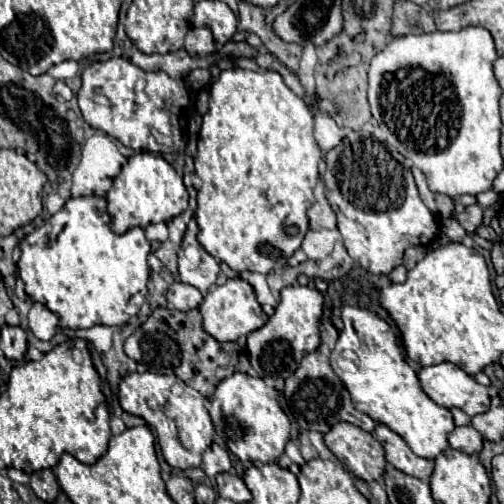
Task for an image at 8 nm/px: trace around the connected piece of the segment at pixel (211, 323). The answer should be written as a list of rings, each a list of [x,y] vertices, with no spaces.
[[[231,278],[225,284],[211,288],[203,298],[199,312],[203,316],[203,330],[219,342],[237,342],[267,322],[267,316],[261,310],[251,284],[241,278]]]

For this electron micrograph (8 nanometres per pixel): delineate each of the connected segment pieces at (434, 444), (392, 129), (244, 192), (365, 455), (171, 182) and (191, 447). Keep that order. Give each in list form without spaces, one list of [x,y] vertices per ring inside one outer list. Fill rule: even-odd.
[[[343,306],[341,320],[345,328],[331,352],[331,368],[347,386],[355,408],[399,432],[417,456],[433,460],[449,446],[447,438],[455,428],[451,410],[435,404],[423,392],[415,370],[405,362],[397,338],[385,320],[355,306]]]
[[[467,26],[459,32],[431,32],[431,34],[419,34],[419,36],[399,36],[393,38],[381,52],[375,54],[369,66],[369,104],[373,120],[379,124],[379,128],[385,132],[385,142],[393,148],[397,148],[411,164],[421,168],[425,174],[431,192],[447,194],[447,196],[461,196],[461,194],[479,194],[493,186],[495,176],[503,170],[503,158],[499,154],[499,136],[501,136],[501,120],[499,120],[499,98],[503,94],[495,74],[493,74],[493,60],[497,58],[495,44],[491,34],[485,28],[479,26]]]
[[[223,70],[219,78],[211,84],[211,98],[209,98],[209,112],[203,116],[201,129],[198,133],[197,158],[195,158],[195,172],[203,180],[203,186],[199,188],[197,194],[197,212],[195,220],[199,224],[199,234],[197,240],[199,244],[217,260],[225,262],[231,270],[235,272],[259,272],[259,274],[269,274],[271,270],[285,268],[287,260],[293,256],[295,250],[301,248],[301,242],[309,230],[309,220],[307,220],[307,208],[315,202],[313,188],[319,180],[319,160],[321,160],[321,150],[313,140],[313,114],[309,112],[307,104],[293,94],[283,78],[275,70]]]
[[[339,422],[323,438],[325,446],[351,474],[365,482],[381,482],[387,460],[383,446],[369,432],[347,422]]]
[[[141,152],[129,158],[113,180],[113,188],[107,192],[107,212],[111,216],[111,230],[123,234],[129,228],[147,228],[151,222],[169,222],[171,218],[187,210],[187,188],[175,168],[161,156]]]
[[[133,372],[119,382],[119,404],[125,412],[143,418],[155,432],[163,458],[171,468],[187,470],[201,466],[201,454],[211,446],[215,428],[207,408],[205,398],[189,388],[177,376],[153,374],[153,372]]]

